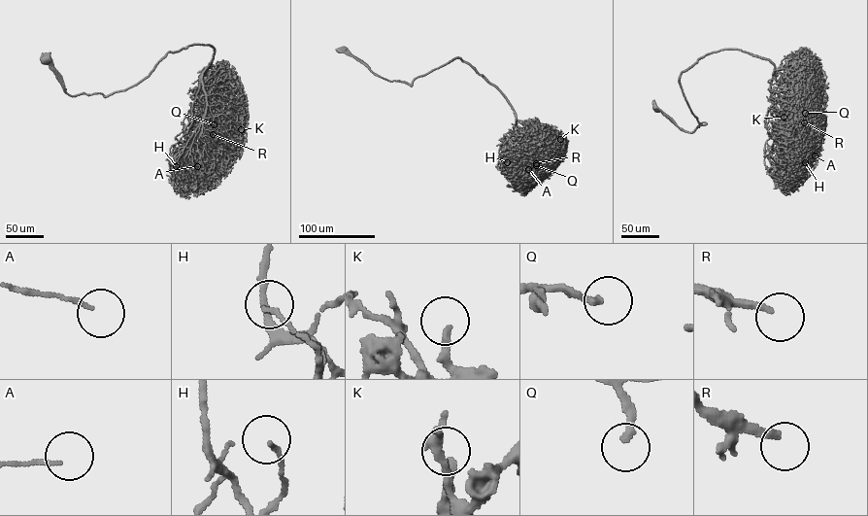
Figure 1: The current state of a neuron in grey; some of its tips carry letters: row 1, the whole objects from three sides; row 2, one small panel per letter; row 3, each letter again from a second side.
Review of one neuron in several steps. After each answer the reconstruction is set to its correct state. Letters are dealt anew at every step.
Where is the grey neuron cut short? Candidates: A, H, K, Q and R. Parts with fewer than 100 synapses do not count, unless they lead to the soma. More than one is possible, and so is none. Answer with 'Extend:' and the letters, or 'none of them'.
Extend: Q, R

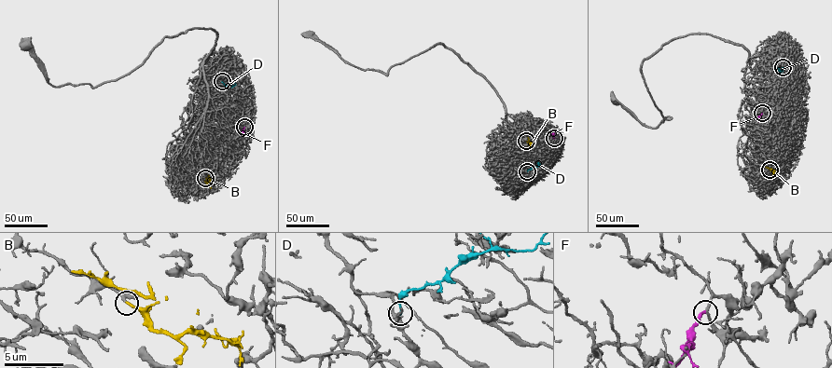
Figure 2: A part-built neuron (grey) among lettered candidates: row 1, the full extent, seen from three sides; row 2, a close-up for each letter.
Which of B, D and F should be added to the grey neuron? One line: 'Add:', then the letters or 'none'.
Add: B

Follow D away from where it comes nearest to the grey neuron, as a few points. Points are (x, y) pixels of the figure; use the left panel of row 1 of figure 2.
D: (222, 82), (231, 87), (235, 84), (233, 83)

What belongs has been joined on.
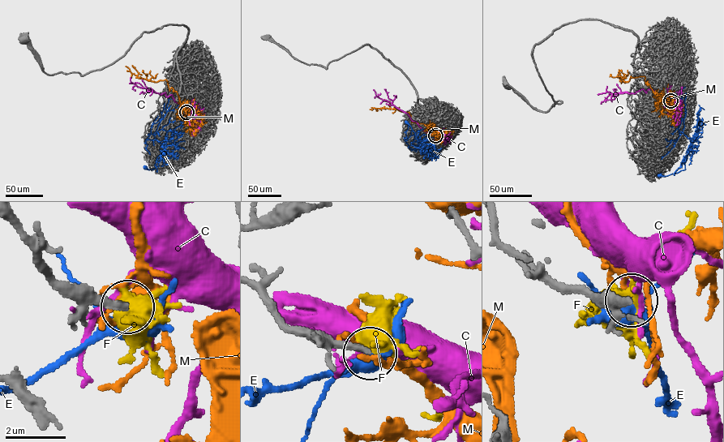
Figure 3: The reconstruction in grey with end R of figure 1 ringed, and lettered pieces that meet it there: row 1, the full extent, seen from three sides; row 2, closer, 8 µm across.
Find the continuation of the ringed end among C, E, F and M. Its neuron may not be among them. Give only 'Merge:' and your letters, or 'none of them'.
Merge: none of them

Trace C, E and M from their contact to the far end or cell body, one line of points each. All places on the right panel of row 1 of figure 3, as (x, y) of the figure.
C: (670, 100), (650, 89), (646, 92), (642, 89), (635, 93), (606, 92), (597, 94)
E: (671, 100), (679, 131), (692, 142), (685, 169), (666, 176), (659, 175)
M: (670, 100), (654, 92), (644, 76), (631, 76), (628, 81), (621, 83), (618, 71)

